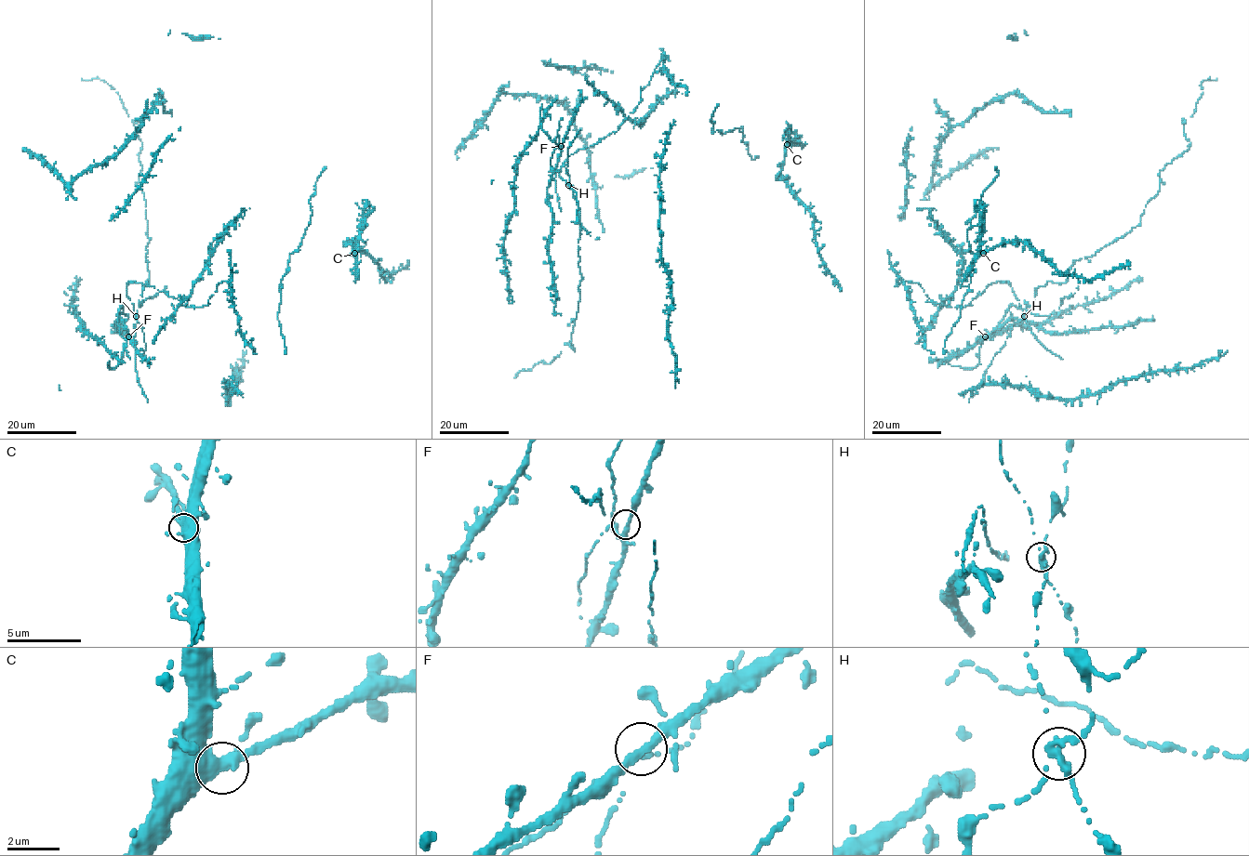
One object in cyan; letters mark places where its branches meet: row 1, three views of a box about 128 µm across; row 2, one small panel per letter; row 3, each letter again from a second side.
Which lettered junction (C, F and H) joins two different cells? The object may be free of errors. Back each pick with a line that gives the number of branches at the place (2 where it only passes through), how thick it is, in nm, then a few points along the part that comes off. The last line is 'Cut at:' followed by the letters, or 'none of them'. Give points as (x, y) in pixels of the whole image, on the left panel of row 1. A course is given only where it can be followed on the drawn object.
H: 3 | 320 nm | (136, 316), (126, 292), (128, 282), (153, 287), (194, 308), (209, 304), (219, 283), (226, 282), (231, 286)
Cut at: H

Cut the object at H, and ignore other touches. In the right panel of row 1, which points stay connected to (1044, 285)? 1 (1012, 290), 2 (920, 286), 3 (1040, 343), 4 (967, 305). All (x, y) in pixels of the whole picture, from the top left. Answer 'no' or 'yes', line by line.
1: no
2: no
3: no
4: no

